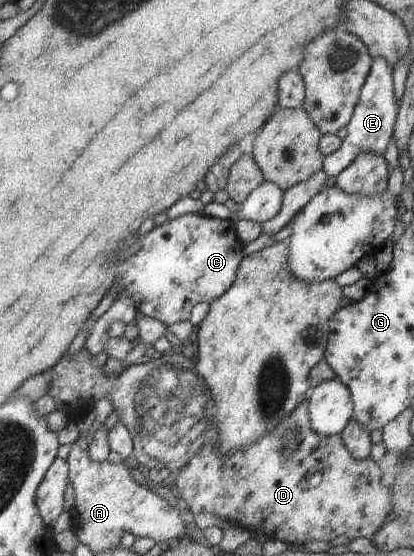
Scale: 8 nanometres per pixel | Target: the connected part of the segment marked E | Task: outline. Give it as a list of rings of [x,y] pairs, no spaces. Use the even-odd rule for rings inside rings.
[[[381,56],[371,58],[369,73],[365,78],[365,82],[363,82],[358,102],[353,108],[351,119],[347,124],[347,136],[345,136],[336,152],[325,156],[324,169],[322,171],[327,176],[337,176],[344,168],[350,165],[350,162],[357,154],[365,154],[365,152],[371,154],[373,152],[373,154],[383,156],[394,131],[397,112],[398,107],[393,96],[391,66]]]

